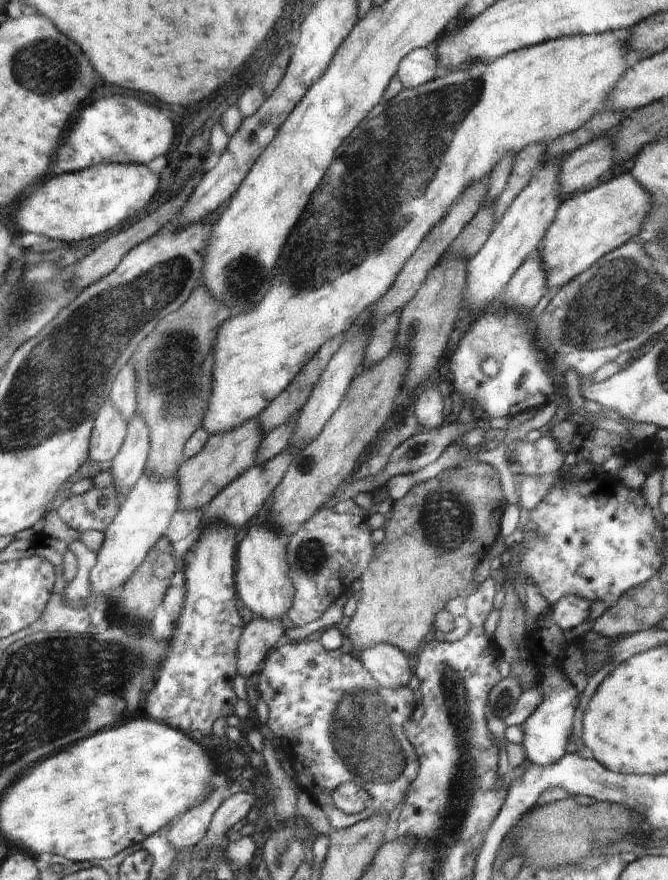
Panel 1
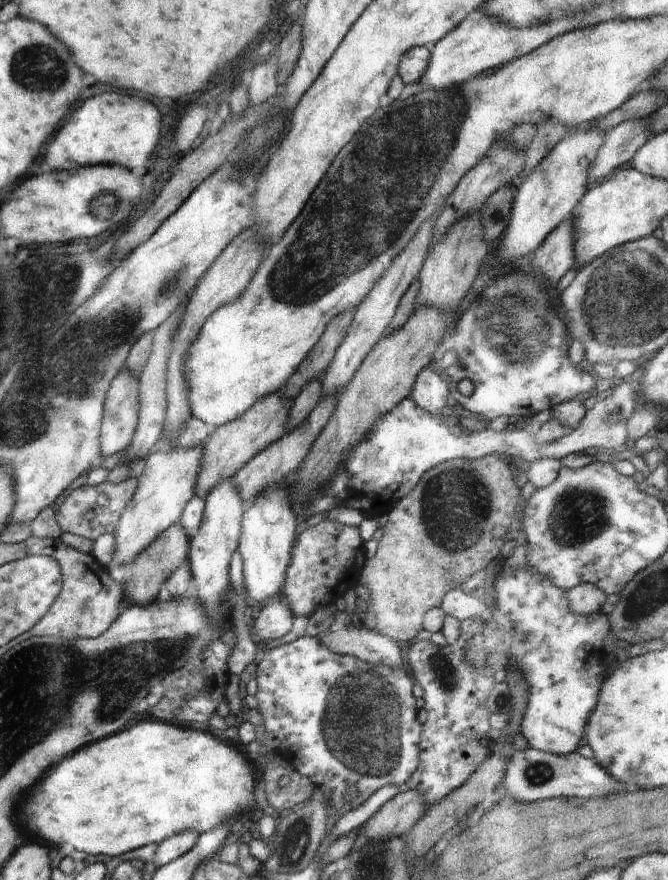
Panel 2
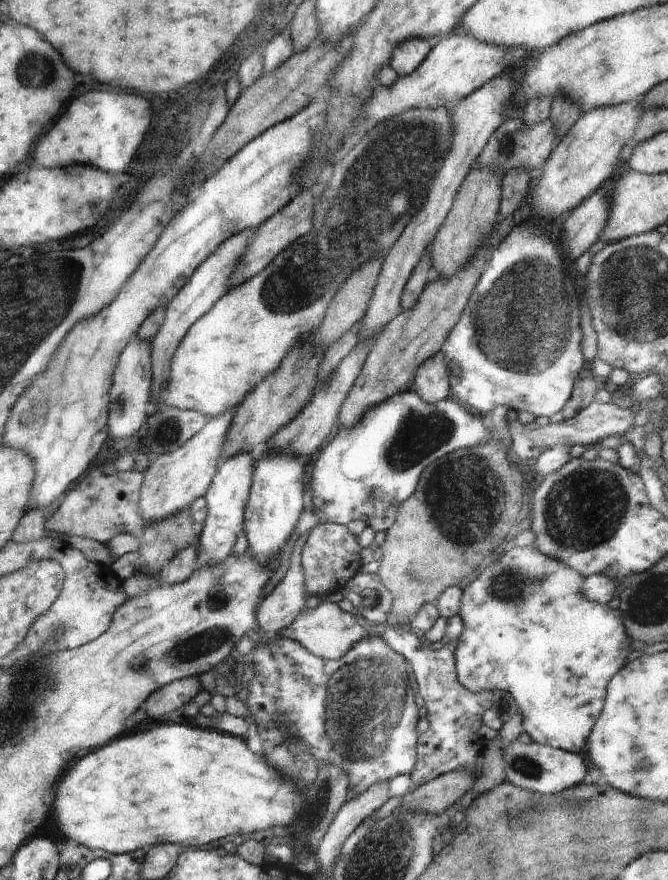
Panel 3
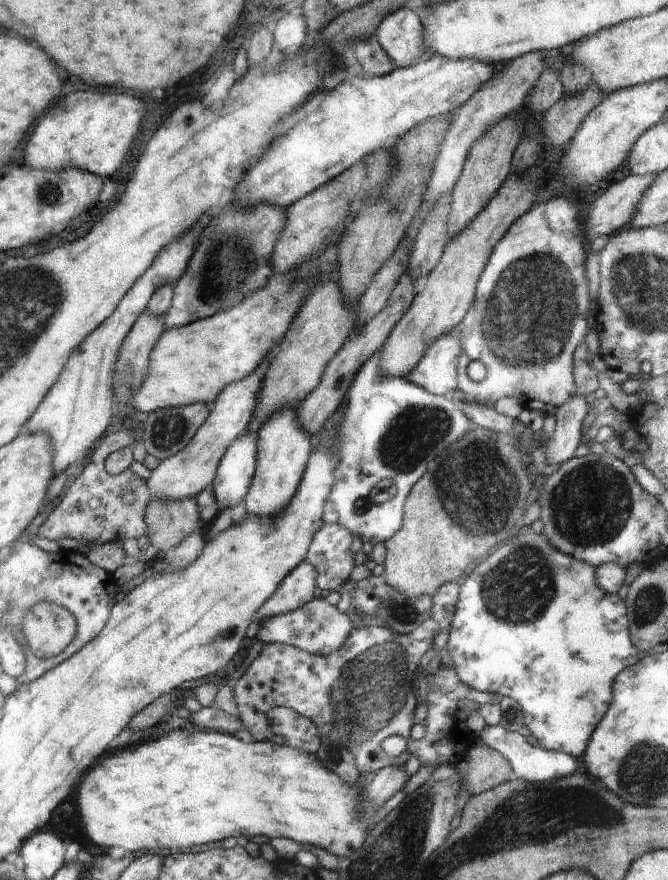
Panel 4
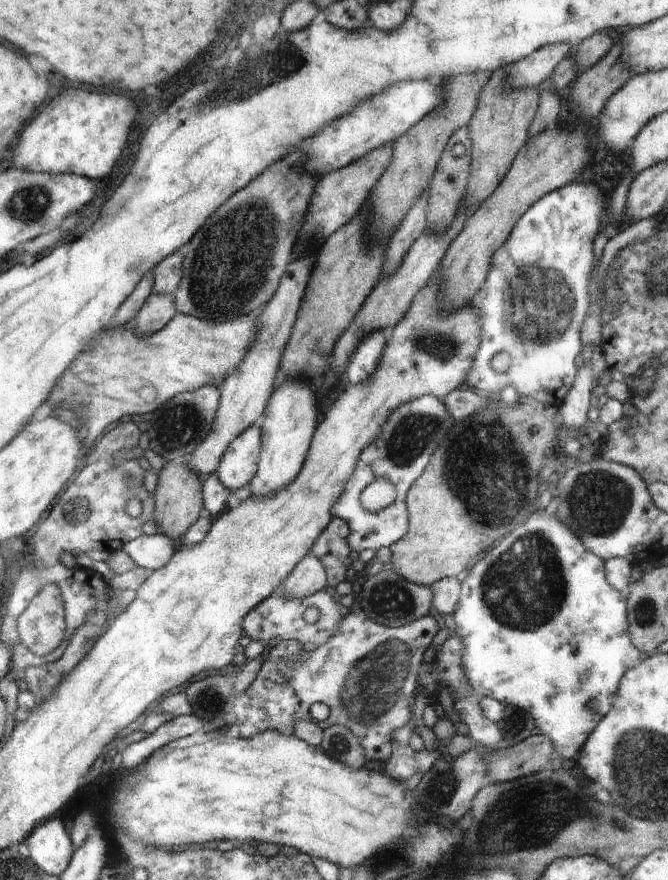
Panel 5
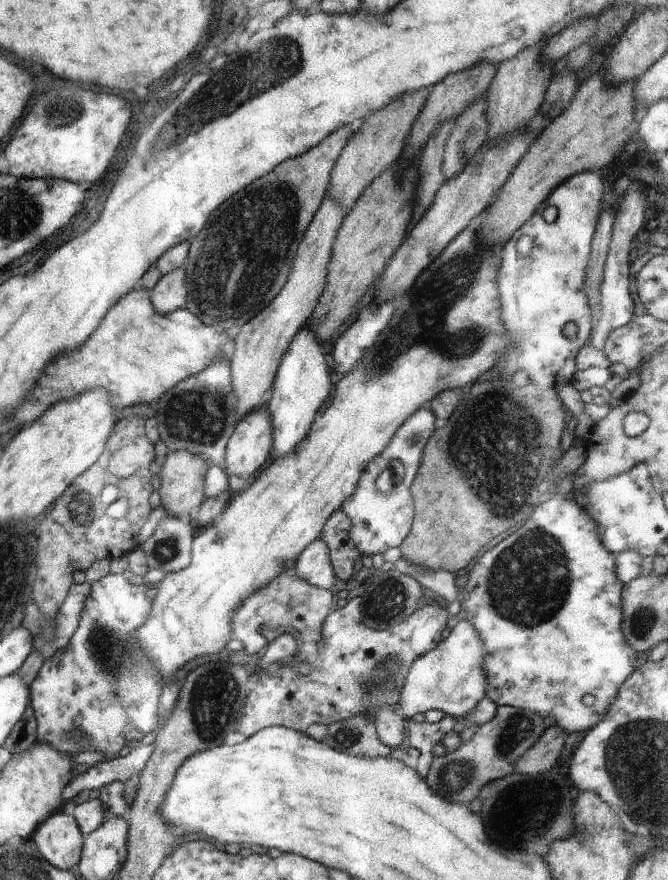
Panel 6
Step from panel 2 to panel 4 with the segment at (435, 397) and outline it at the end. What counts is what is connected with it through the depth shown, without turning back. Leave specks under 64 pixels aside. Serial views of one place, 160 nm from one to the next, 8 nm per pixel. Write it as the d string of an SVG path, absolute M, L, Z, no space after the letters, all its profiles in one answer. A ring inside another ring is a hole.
M456 327L451 333L443 334L438 340L431 342L420 362L404 378L433 395L457 396L457 366L460 353L460 328Z

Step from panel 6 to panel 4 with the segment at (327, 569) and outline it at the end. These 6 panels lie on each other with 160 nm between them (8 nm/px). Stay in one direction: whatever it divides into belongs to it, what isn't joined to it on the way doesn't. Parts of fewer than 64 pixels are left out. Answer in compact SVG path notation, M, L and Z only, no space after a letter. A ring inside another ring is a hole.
M302 561L278 585L276 592L256 611L245 637L257 636L263 622L306 606L314 598L317 572L313 564Z

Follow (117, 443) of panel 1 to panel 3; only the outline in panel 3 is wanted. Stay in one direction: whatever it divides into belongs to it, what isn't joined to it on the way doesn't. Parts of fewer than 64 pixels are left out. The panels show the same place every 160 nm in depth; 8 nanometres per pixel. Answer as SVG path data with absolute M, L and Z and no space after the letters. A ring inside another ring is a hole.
M136 335L136 342L124 350L124 358L120 358L120 370L116 370L116 386L112 386L112 418L108 418L108 430L112 430L114 440L120 440L134 434L146 420L150 406L151 384L151 340Z

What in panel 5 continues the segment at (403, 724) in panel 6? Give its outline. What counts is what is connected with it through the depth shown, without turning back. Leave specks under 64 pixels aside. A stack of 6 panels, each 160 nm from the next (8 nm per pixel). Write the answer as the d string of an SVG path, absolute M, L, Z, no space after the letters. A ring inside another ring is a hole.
M413 719L394 732L394 748L390 758L384 762L386 773L397 781L407 781L416 772L426 772L435 764L437 754L427 749L415 752L408 743L411 735L417 731Z

